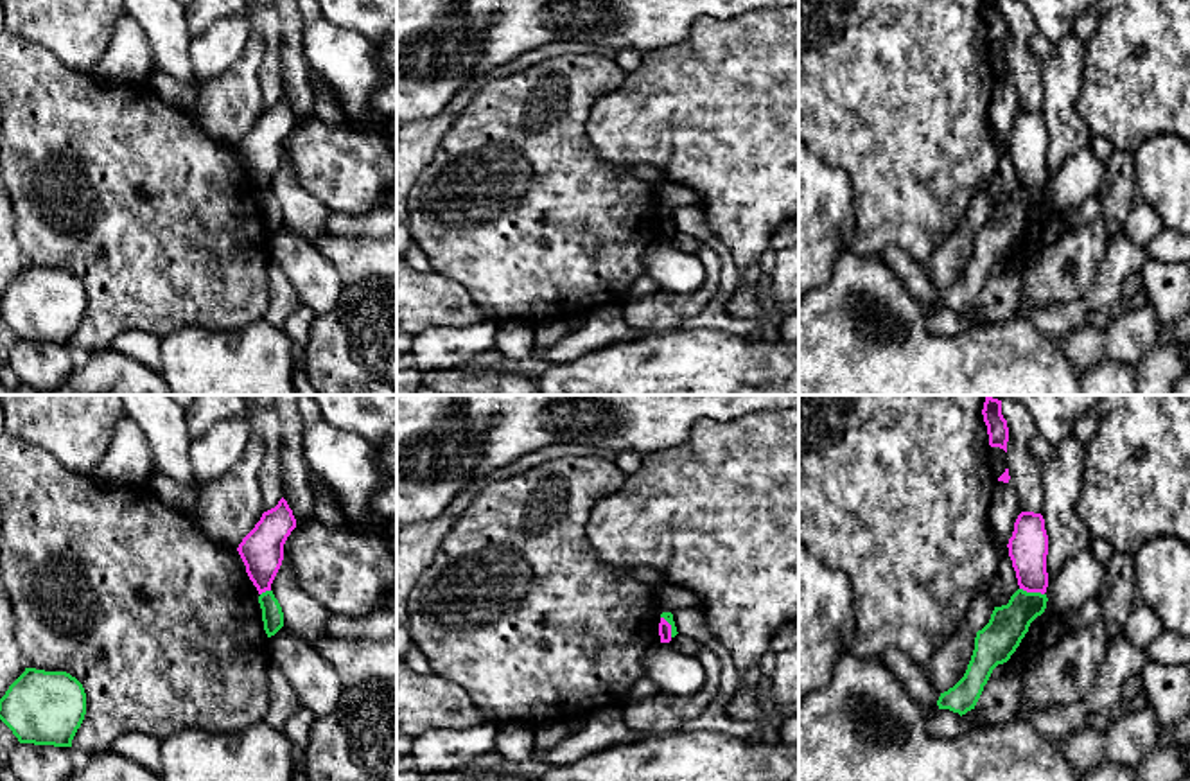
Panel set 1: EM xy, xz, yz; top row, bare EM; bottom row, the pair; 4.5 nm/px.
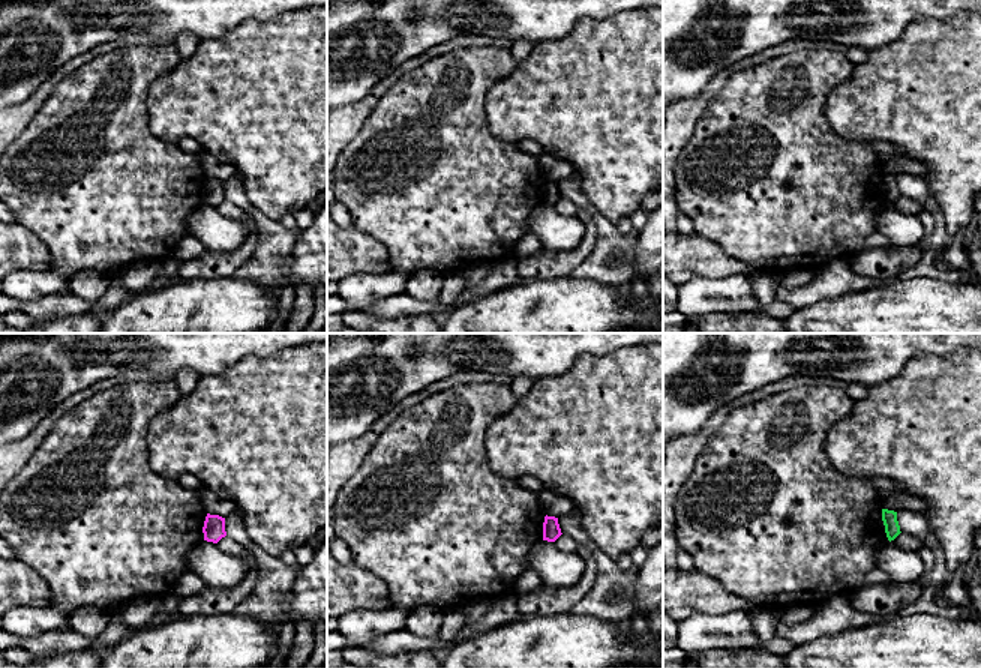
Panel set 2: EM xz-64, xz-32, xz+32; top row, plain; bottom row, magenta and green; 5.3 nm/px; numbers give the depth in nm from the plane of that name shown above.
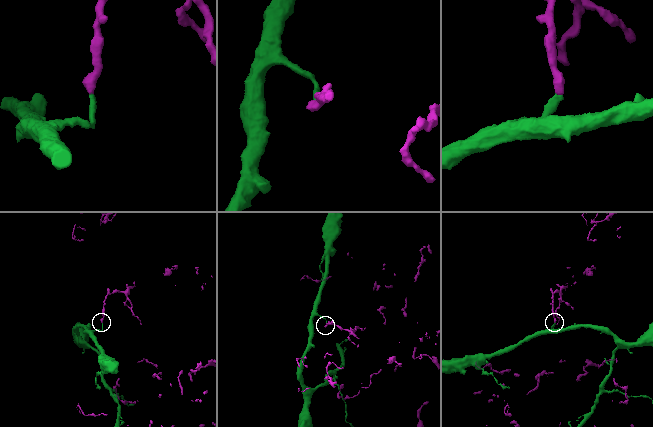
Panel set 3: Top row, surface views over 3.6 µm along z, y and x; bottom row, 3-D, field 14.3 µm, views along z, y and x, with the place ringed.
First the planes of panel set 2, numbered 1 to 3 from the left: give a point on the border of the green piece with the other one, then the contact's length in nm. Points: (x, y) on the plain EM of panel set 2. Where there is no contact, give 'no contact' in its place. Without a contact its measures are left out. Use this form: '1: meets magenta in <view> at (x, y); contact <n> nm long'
1: no contact
2: no contact
3: no contact

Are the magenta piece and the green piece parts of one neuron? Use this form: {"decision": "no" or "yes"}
{"decision": "no"}

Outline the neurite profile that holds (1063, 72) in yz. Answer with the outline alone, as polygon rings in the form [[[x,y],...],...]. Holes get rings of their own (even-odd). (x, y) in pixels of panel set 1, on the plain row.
[[[1068,34],[1055,43],[1055,52],[1043,57],[1041,79],[1045,99],[1041,113],[1048,133],[1048,181],[1079,149],[1091,147],[1091,131],[1077,115],[1075,101],[1084,81],[1086,43]]]

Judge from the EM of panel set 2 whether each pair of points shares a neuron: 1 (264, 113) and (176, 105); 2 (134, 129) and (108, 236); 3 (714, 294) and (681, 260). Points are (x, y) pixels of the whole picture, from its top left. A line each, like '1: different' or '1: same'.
1: same
2: same
3: different

